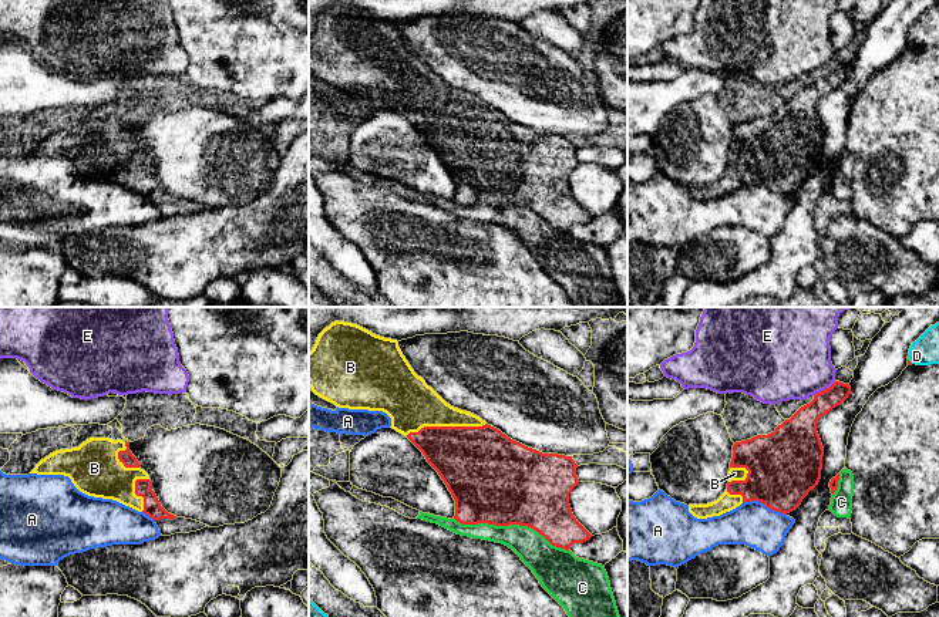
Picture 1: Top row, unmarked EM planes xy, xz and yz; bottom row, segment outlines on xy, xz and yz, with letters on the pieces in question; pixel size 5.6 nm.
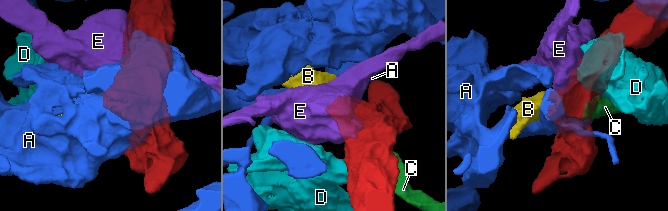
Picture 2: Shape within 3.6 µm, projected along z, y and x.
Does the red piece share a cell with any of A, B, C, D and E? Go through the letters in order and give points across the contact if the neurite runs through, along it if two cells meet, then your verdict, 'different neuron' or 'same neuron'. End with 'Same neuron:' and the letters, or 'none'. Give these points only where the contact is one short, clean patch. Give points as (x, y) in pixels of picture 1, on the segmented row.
A: different neuron
B: same neuron
C: different neuron
D: along yz (908, 358), (912, 363) | different neuron
E: along yz (835, 381), (814, 395) | different neuron
Same neuron: B

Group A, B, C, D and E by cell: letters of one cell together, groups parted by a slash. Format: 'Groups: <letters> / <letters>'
Groups: A / B / C / D / E

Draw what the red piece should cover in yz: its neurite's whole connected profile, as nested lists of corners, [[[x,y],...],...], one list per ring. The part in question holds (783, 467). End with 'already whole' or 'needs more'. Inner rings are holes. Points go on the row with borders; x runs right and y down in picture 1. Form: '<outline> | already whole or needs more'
[[[835,381],[774,432],[736,442],[726,492],[711,503],[689,505],[689,512],[707,519],[751,500],[784,515],[795,510],[821,479],[824,448],[817,422],[849,394],[849,384]]] | needs more

